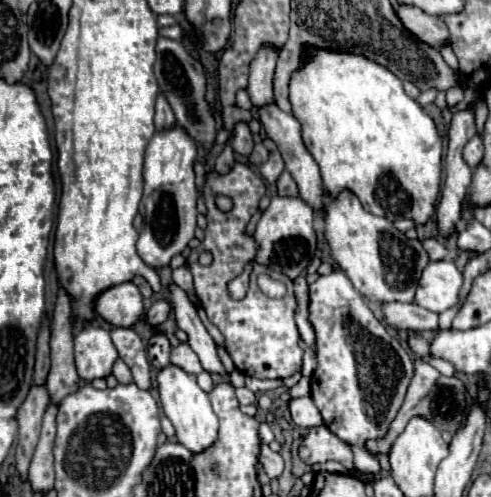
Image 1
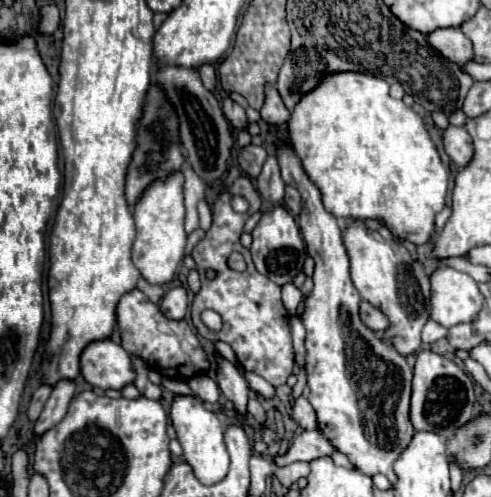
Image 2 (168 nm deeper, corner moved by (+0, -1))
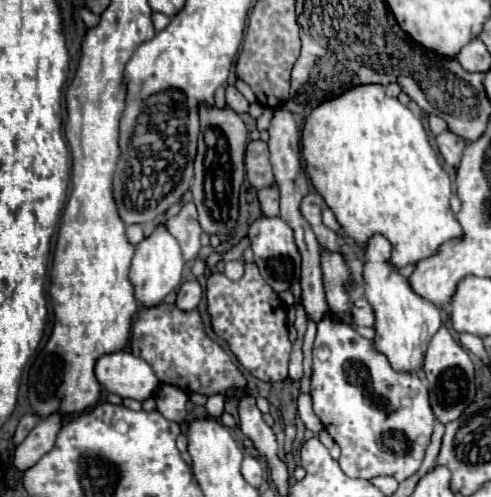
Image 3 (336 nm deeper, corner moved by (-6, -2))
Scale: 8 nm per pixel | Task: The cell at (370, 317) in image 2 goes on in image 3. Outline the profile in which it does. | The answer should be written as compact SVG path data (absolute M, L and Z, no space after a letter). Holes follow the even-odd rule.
M357 299L353 301L351 307L351 317L359 327L373 327L375 325L375 313L371 309L371 305L367 303L367 299Z

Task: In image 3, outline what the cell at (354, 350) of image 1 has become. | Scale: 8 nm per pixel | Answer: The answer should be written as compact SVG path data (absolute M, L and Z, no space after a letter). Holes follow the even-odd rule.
M321 251L321 269L323 269L323 285L327 285L327 305L331 305L331 317L323 317L317 323L317 337L313 347L313 379L311 379L311 397L315 415L321 419L327 433L341 447L339 465L349 477L371 479L389 475L397 481L405 481L415 475L425 457L425 449L429 445L435 417L429 405L427 387L417 377L417 373L395 371L391 369L387 357L375 349L371 339L365 339L357 333L355 323L351 321L351 297L353 287L349 283L351 269L347 259L339 251Z

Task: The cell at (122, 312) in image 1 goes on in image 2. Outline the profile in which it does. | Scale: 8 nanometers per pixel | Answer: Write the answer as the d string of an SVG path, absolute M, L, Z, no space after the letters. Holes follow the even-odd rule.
M133 290L119 300L117 326L121 330L121 346L131 356L139 356L143 362L147 362L147 368L157 370L165 378L187 382L209 372L211 368L207 352L203 350L193 328L185 320L165 318L159 306L153 304L141 290Z

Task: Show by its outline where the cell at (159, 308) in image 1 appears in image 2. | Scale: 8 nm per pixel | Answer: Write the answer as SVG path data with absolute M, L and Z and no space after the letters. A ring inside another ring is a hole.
M183 286L171 288L159 302L159 306L161 312L165 312L165 316L169 316L171 320L181 320L187 312L187 290Z

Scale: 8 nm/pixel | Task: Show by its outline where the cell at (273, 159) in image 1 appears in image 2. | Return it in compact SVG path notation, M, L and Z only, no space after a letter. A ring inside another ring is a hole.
M275 156L267 158L267 162L263 166L263 172L257 178L257 190L259 190L261 198L267 200L267 202L279 204L283 200L285 182L281 180L281 172L279 172L279 164L277 164Z

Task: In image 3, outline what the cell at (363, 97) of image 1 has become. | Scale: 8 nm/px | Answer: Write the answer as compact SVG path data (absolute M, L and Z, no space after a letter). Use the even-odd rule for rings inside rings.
M383 85L353 87L313 109L305 119L301 145L305 171L313 187L335 213L345 235L353 237L357 245L365 245L371 235L381 233L395 247L391 263L405 267L407 263L417 263L433 255L443 241L461 235L461 227L450 207L452 190L449 174L439 165L437 153L429 143L429 135L421 119L399 99L387 97Z

